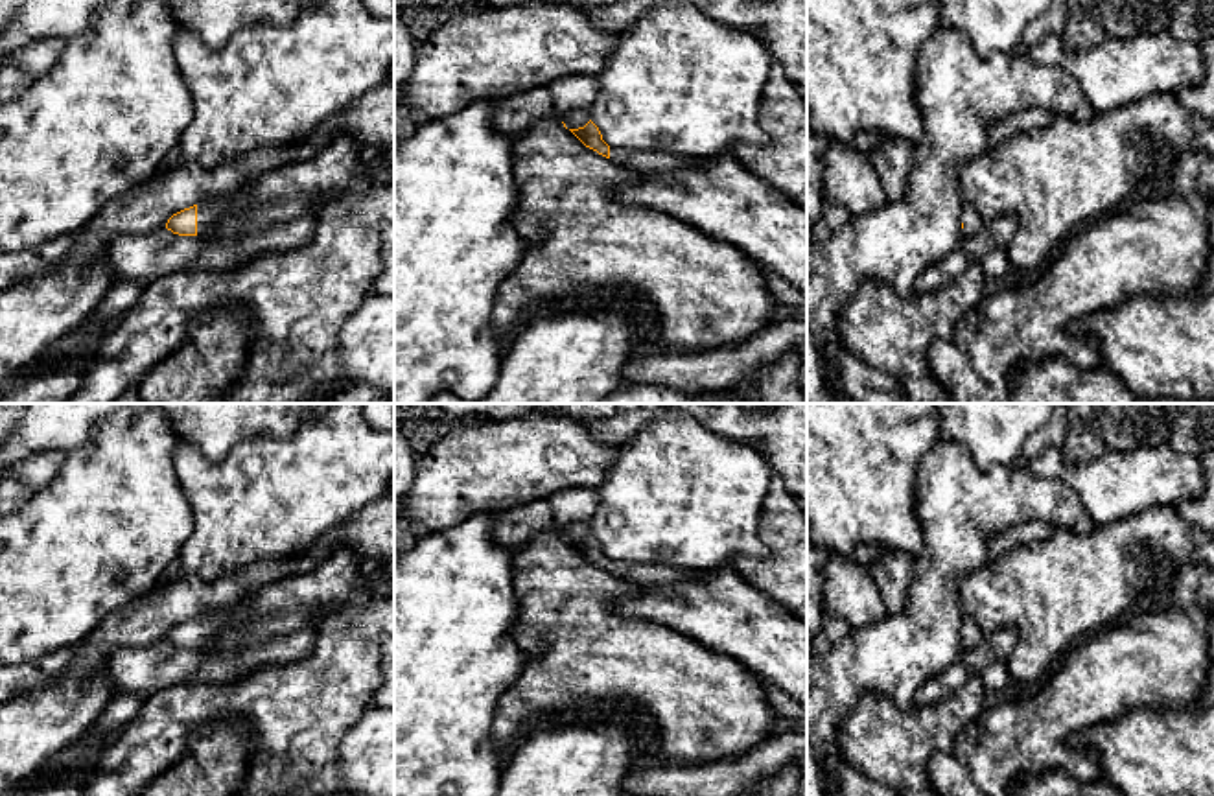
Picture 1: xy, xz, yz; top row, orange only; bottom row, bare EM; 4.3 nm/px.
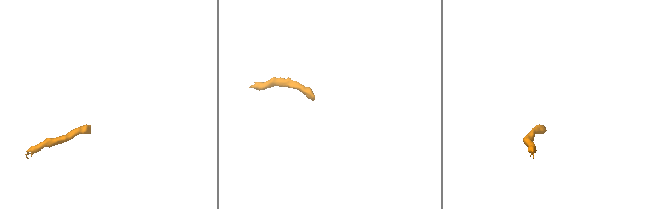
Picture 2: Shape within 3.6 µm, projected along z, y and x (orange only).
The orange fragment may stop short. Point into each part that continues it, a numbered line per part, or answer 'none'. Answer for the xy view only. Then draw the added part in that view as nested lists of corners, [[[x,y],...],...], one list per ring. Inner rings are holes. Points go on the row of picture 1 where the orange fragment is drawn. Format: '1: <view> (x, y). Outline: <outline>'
1: xy (207, 214). Outline: [[[201,203],[197,205],[197,236],[204,234],[225,212],[225,206]]]

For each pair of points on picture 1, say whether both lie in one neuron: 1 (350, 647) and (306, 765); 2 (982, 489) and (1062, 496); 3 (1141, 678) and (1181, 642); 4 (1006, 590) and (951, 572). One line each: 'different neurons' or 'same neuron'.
1: same neuron
2: same neuron
3: same neuron
4: different neurons

